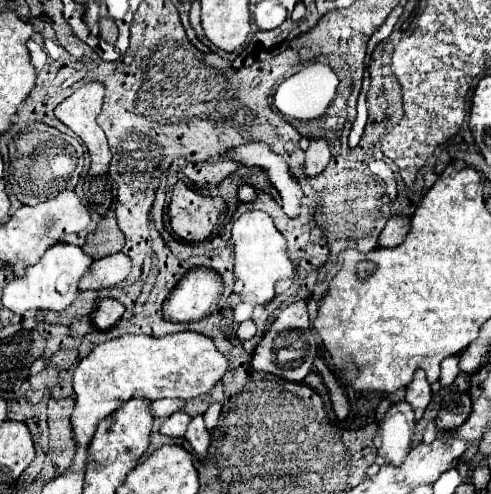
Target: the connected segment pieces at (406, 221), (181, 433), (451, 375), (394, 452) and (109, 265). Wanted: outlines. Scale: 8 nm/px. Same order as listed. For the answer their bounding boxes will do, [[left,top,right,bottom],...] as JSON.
[[379,215,411,247],[159,411,191,437],[439,355,459,387],[375,401,413,467],[81,253,131,289]]

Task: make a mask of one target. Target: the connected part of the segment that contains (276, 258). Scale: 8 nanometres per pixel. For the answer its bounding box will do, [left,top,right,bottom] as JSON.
[233,211,295,323]

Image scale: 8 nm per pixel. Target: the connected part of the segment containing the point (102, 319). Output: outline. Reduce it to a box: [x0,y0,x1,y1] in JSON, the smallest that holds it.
[93,299,125,331]

